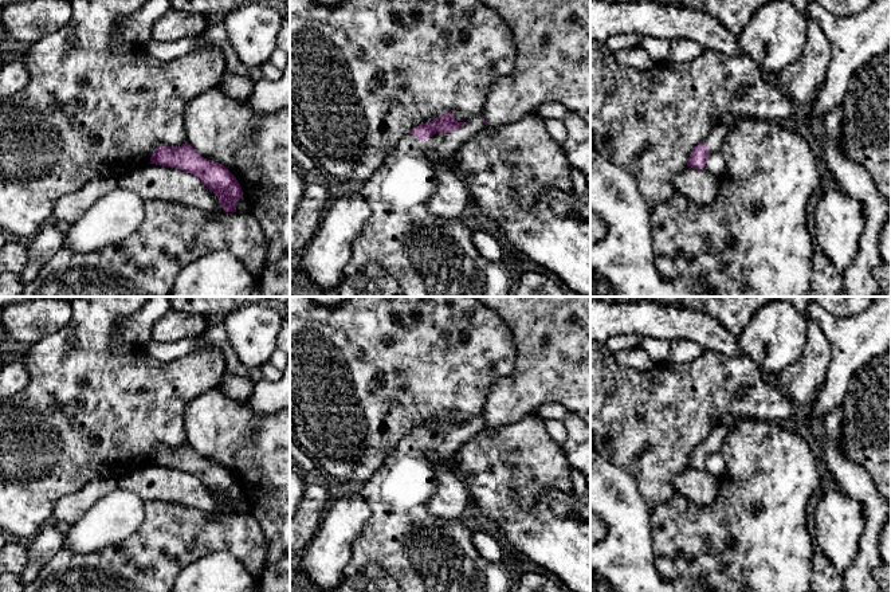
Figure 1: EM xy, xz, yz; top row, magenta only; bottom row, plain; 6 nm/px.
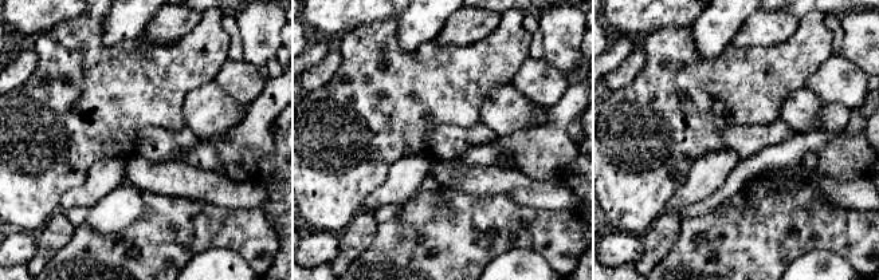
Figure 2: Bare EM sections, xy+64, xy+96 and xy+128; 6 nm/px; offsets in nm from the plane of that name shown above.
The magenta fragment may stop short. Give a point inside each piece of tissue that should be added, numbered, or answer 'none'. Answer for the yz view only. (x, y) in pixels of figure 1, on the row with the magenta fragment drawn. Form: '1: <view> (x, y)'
1: yz (715, 137)

